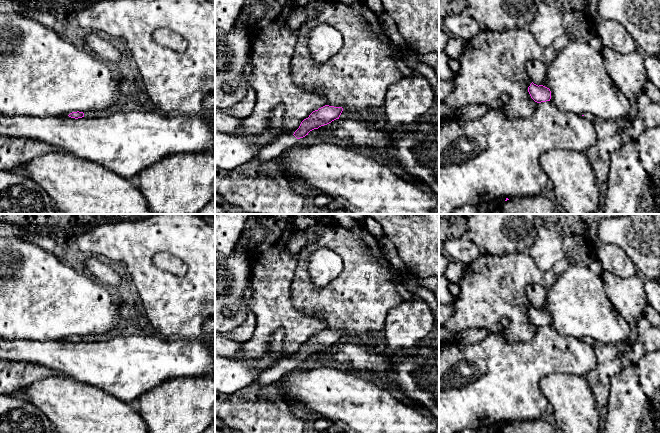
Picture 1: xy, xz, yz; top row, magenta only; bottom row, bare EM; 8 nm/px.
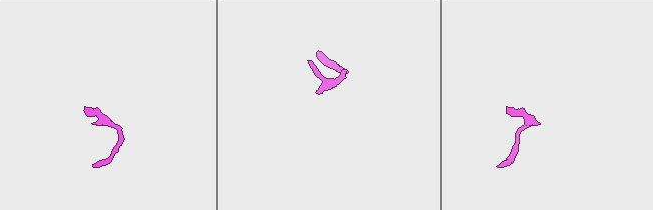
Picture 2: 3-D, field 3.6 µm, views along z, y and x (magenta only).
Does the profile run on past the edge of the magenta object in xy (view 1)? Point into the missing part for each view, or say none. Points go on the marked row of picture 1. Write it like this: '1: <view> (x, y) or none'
1: none

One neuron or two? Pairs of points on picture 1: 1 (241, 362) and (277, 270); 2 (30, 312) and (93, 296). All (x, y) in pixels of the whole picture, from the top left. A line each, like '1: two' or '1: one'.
1: one
2: one

